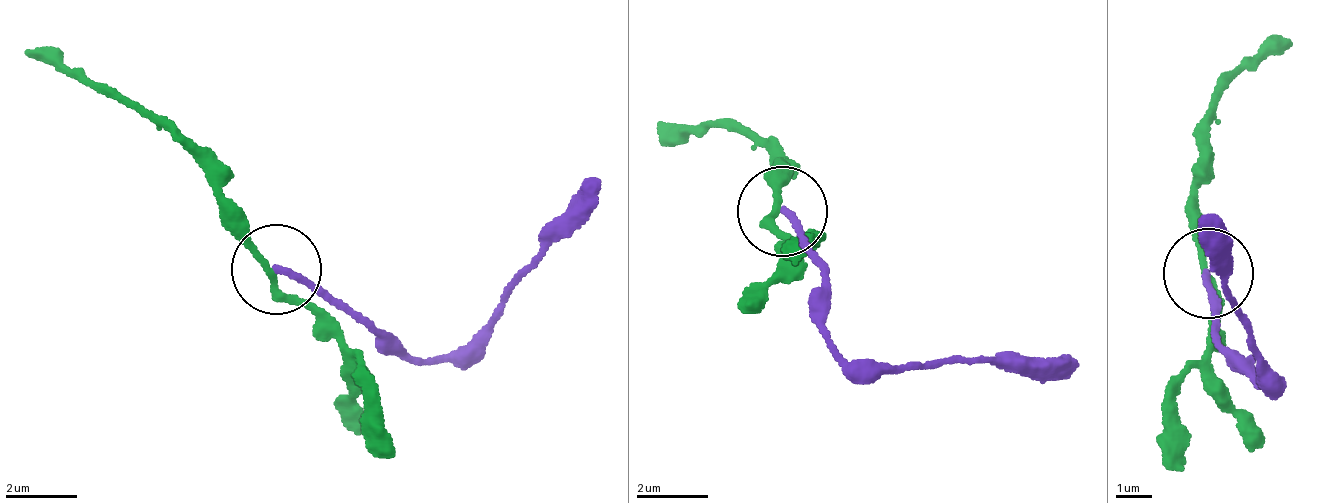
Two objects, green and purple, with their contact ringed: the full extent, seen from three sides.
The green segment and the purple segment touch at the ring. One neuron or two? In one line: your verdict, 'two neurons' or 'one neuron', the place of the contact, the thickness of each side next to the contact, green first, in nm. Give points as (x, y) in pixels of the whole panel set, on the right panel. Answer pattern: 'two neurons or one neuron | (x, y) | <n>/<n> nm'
two neurons | (1208, 273) | 190/170 nm

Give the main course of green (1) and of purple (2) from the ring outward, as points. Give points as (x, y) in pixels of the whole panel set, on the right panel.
1: (1207, 271), (1192, 185), (1209, 126), (1232, 74), (1286, 40)
2: (1207, 271), (1224, 344), (1248, 354), (1267, 387), (1206, 214)

